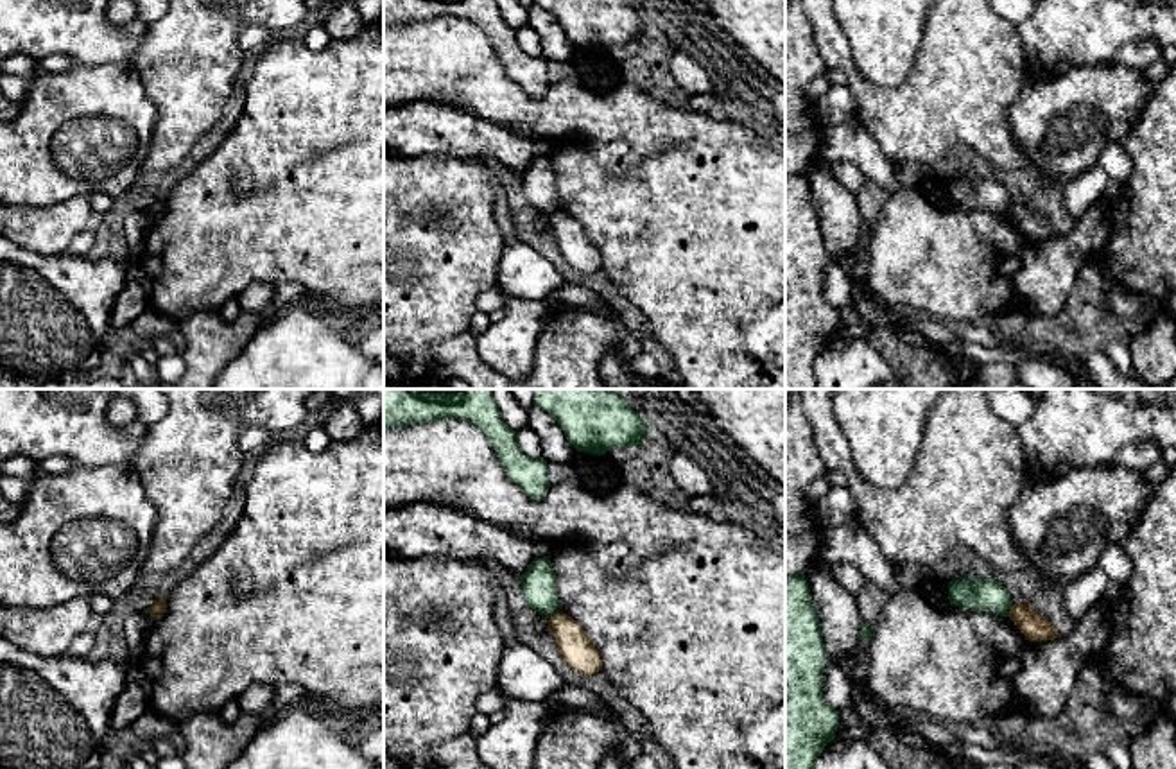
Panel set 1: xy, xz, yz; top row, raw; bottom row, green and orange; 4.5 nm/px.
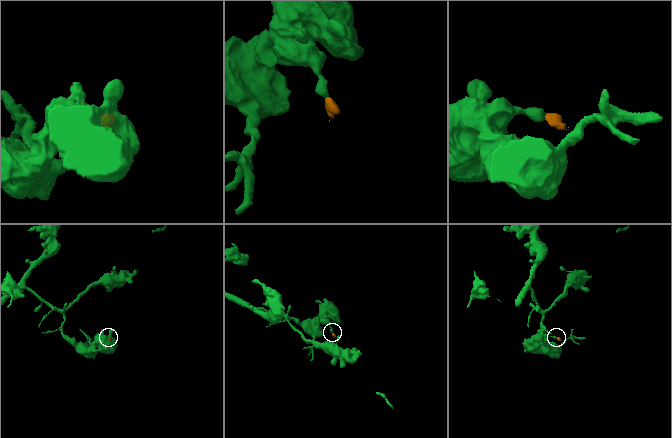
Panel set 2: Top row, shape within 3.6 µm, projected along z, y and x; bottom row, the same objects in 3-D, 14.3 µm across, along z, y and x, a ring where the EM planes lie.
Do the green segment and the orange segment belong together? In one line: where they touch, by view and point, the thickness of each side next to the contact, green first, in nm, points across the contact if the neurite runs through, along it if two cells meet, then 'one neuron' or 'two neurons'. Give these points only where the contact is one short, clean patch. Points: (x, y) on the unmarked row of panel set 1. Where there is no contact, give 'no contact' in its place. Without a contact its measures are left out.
yz (1010, 208) | 150/120 nm | along yz (1011, 203), (1008, 214) | two neurons

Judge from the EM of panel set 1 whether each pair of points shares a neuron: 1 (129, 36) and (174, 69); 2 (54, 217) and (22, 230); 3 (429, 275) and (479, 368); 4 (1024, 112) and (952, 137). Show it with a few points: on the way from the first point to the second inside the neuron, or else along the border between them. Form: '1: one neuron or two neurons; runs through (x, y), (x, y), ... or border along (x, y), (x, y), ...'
1: two neurons; border along (147, 25), (138, 51), (128, 61)
2: one neuron; runs through (47, 224), (43, 228), (29, 228)
3: two neurons; border along (466, 330), (441, 337), (432, 348), (431, 362)
4: two neurons; border along (1026, 79), (1008, 108), (1010, 131), (1022, 155)

